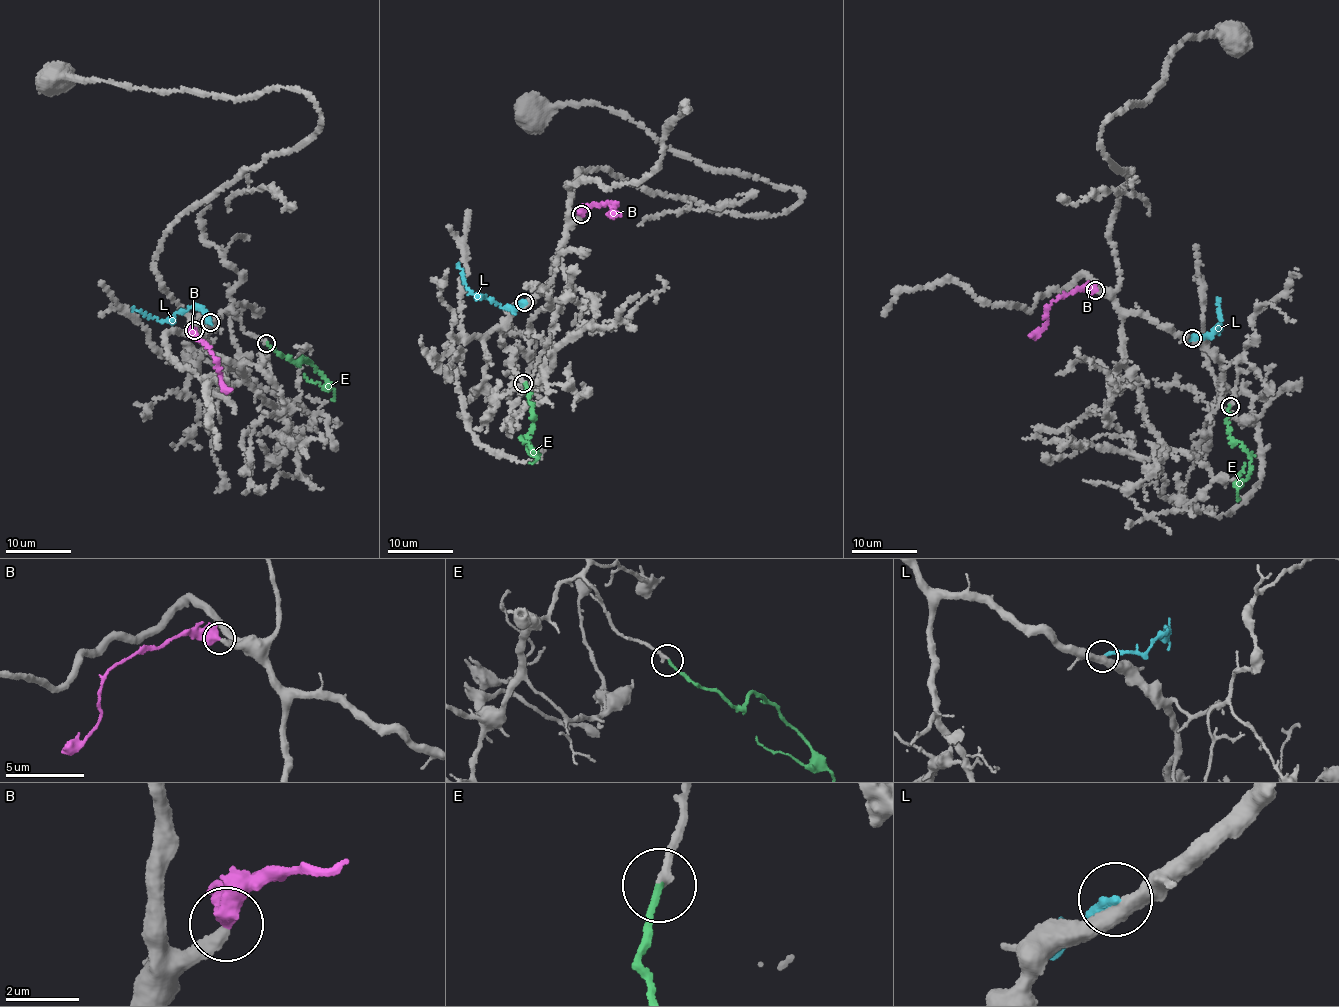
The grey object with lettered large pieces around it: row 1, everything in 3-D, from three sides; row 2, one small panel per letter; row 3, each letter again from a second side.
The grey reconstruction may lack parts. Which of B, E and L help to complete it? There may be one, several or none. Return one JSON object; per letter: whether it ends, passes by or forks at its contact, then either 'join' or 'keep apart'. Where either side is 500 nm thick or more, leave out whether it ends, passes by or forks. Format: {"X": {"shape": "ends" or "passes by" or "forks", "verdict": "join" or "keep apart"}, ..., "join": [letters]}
{"B": {"verdict": "keep apart"}, "E": {"shape": "ends", "verdict": "join"}, "L": {"shape": "ends", "verdict": "keep apart"}, "join": ["E"]}

